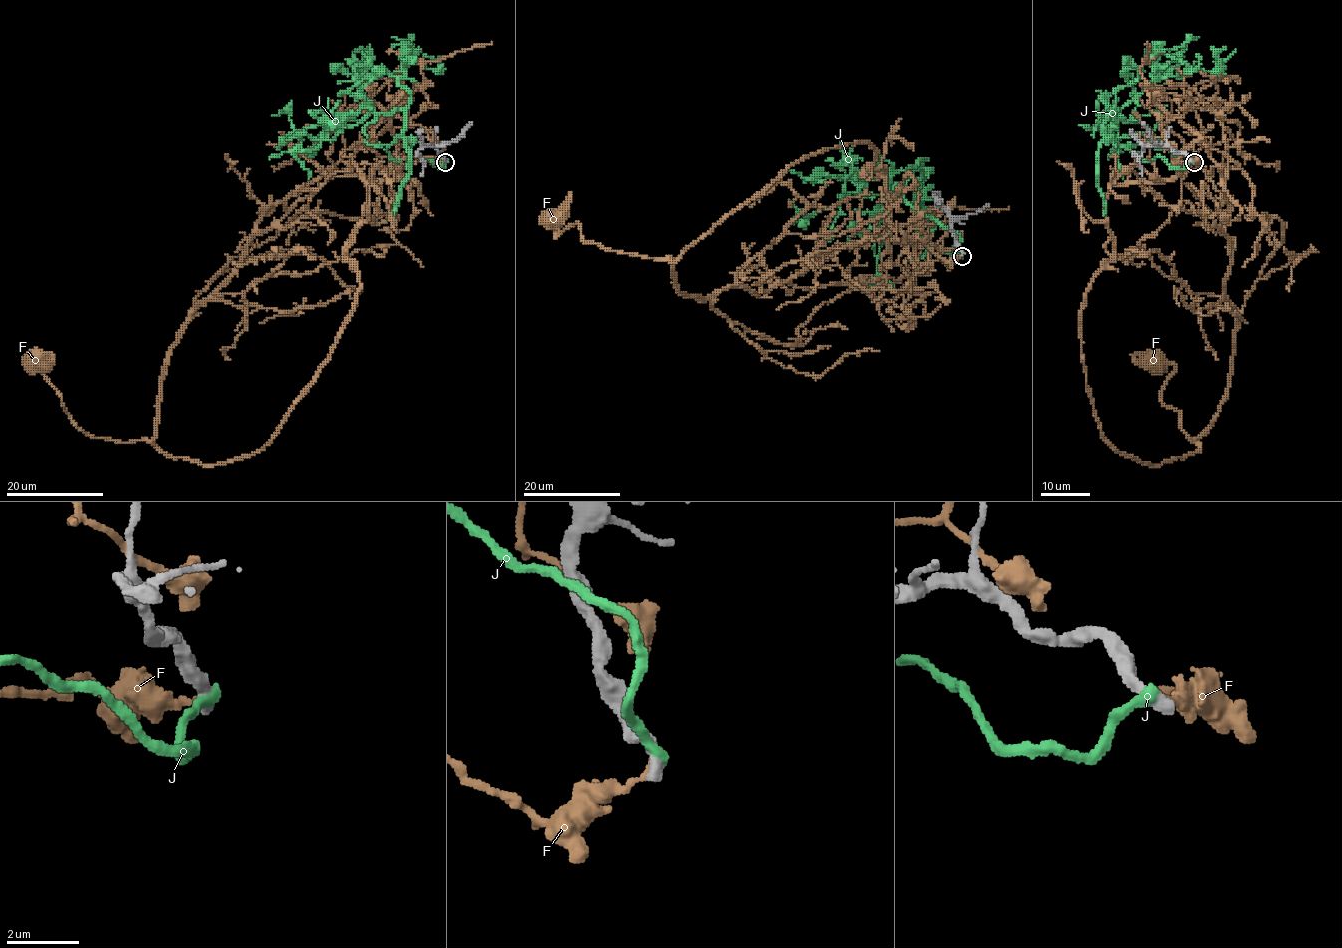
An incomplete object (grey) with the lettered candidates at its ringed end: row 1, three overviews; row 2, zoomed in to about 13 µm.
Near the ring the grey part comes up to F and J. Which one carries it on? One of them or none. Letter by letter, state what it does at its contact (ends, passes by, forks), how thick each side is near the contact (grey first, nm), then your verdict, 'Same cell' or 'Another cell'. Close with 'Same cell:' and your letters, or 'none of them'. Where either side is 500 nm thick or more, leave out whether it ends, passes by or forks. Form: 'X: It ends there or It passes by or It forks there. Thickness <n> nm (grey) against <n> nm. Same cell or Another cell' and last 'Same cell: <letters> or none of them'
F: It ends there. Thickness 440 nm (grey) against 130 nm. Another cell
J: It ends there. Thickness 460 nm (grey) against 300 nm. Another cell
Same cell: none of them

